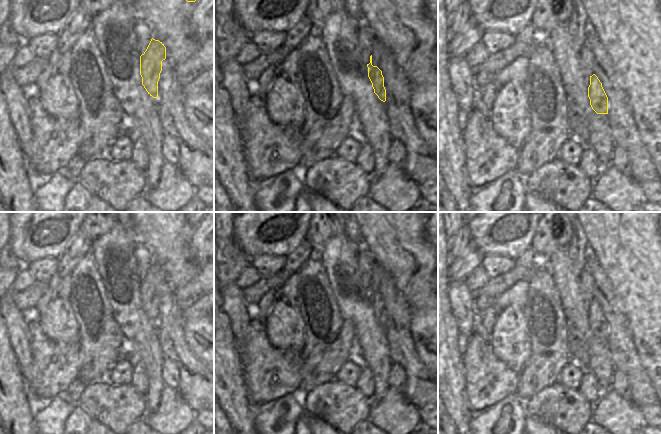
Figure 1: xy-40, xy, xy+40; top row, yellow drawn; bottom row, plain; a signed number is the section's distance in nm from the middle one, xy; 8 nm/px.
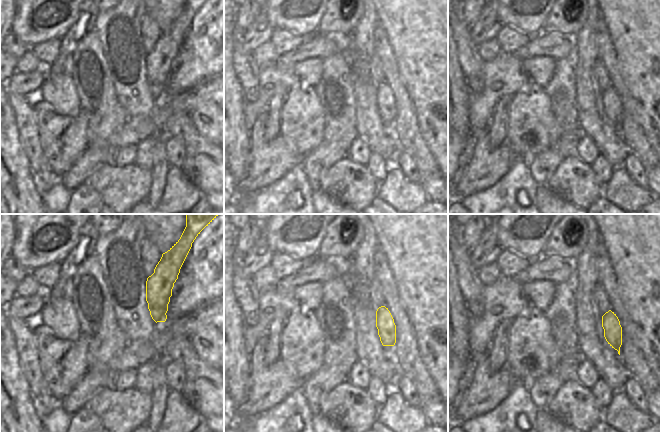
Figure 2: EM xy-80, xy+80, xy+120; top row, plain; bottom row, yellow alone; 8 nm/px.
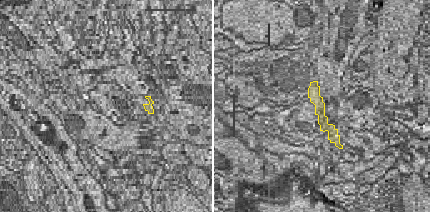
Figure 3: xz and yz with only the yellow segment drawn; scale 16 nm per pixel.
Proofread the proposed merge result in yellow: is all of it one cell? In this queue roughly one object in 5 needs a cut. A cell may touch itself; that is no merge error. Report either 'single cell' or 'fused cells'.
single cell

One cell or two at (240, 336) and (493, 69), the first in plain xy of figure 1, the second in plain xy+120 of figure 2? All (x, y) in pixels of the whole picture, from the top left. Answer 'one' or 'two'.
two

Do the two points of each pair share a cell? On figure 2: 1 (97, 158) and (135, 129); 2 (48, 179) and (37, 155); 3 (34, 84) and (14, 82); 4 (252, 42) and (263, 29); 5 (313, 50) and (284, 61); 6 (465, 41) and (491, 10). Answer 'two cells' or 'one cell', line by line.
1: one cell
2: one cell
3: one cell
4: one cell
5: one cell
6: two cells

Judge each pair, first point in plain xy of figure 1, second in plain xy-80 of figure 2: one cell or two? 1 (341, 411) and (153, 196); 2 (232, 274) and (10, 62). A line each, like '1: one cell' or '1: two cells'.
1: two cells
2: one cell

